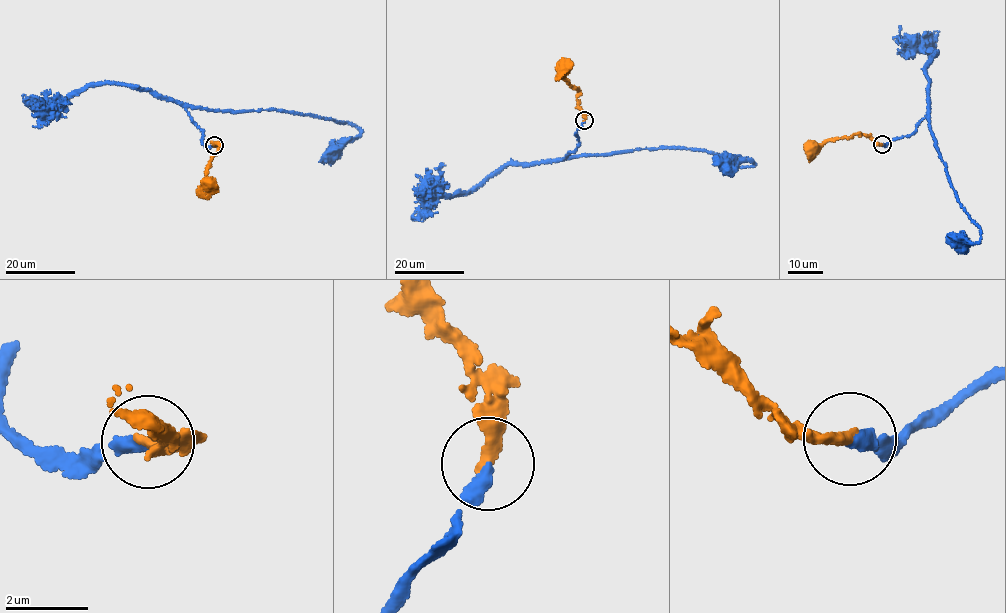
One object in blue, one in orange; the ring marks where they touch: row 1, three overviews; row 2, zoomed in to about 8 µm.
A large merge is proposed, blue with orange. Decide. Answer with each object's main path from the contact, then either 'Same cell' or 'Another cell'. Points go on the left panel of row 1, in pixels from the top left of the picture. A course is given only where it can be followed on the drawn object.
Course of blue: (214, 146), (204, 146), (187, 107), (275, 108), (352, 123), (362, 130), (319, 161). Course of orange: (214, 146), (219, 146), (208, 166), (208, 183). Same cell

